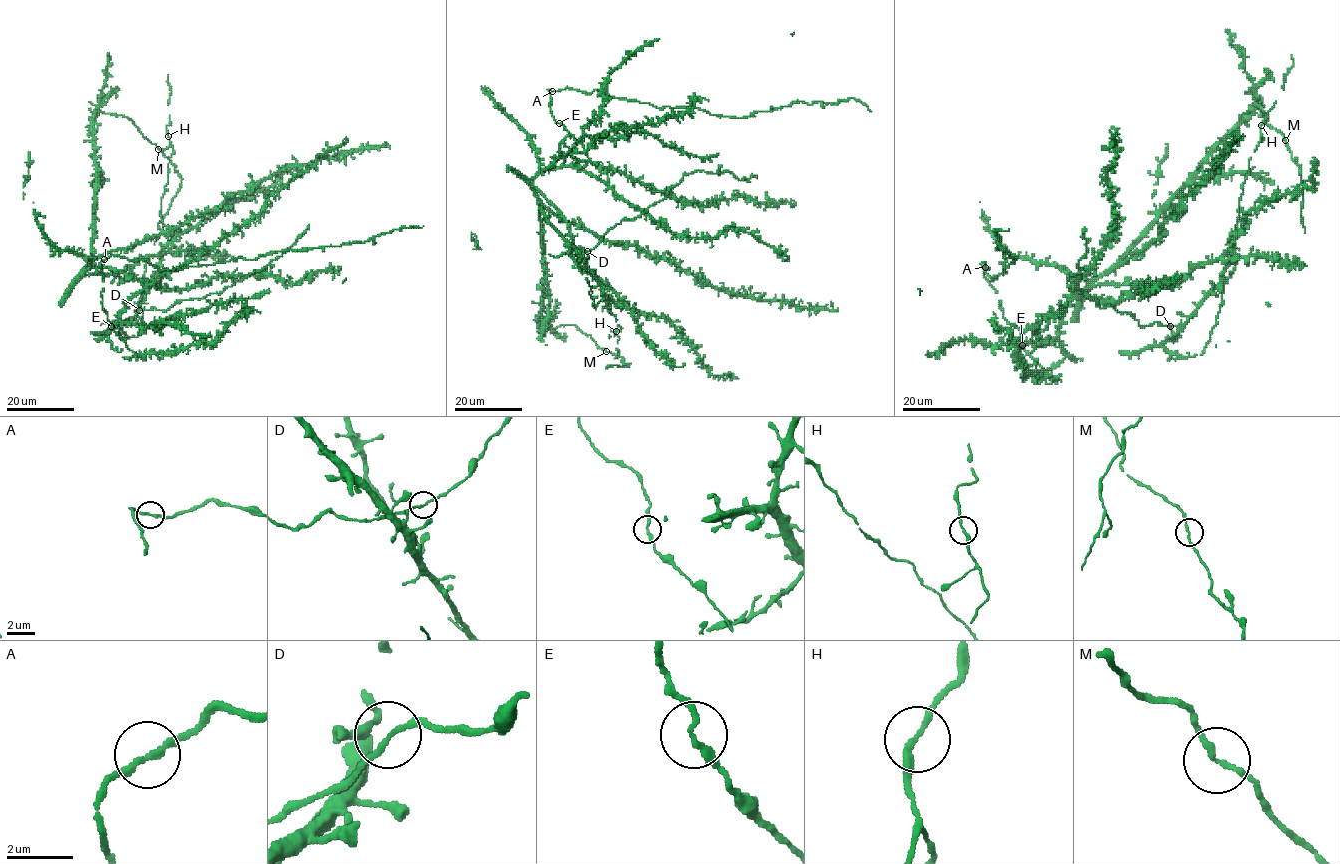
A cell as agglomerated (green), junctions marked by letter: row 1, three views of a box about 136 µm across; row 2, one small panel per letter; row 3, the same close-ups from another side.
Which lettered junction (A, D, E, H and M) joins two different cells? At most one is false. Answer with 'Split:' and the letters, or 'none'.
Split: none

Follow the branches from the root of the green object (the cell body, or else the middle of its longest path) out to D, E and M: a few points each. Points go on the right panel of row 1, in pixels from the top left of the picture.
D: (1083, 291), (1075, 277), (1168, 287), (1200, 264), (1232, 259), (1231, 250), (1222, 281), (1175, 335), (1170, 326)
E: (1083, 291), (1084, 300), (1067, 301), (1059, 330), (1065, 355), (1059, 363), (1037, 373), (1040, 365), (1022, 344)
M: (1083, 291), (1072, 280), (1097, 280), (1117, 262), (1247, 114), (1256, 92), (1254, 102), (1267, 124), (1285, 140)

